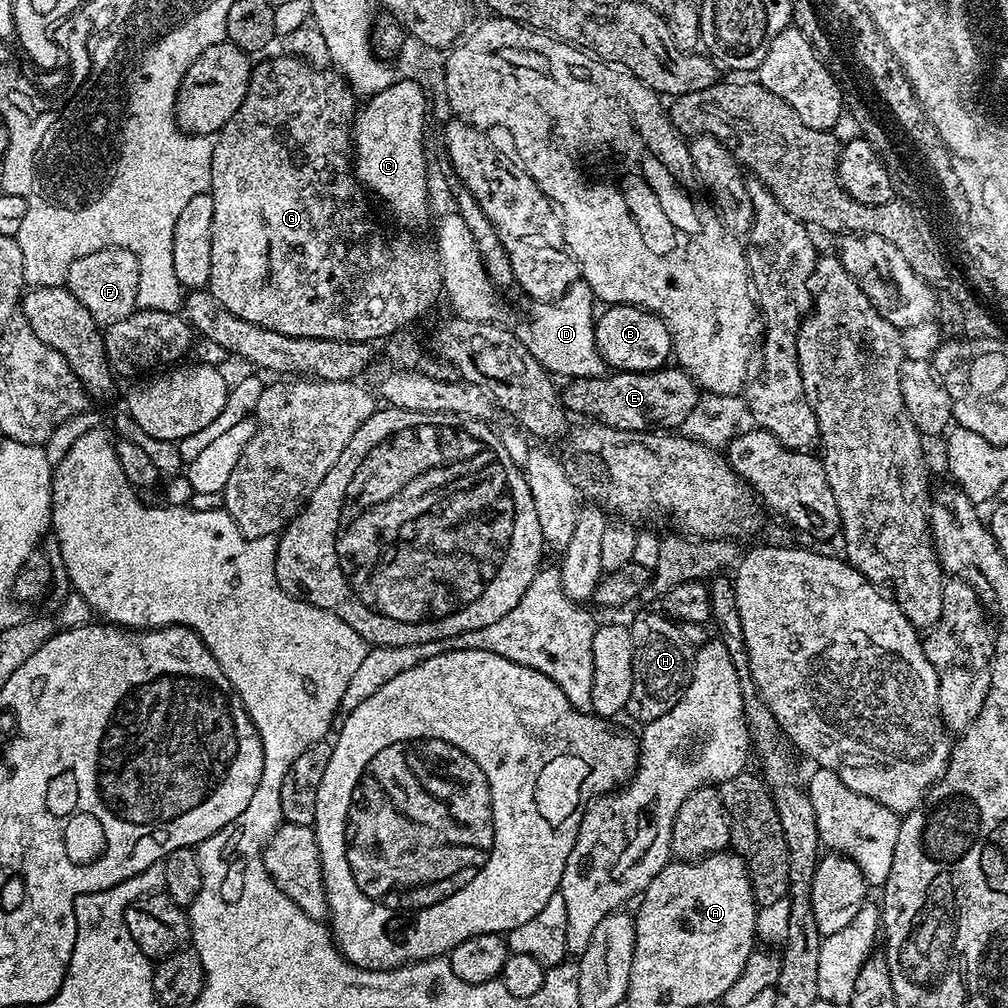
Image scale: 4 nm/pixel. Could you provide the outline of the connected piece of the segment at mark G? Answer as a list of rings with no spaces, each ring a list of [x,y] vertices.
[[[279,54],[273,60],[268,60],[265,64],[257,63],[252,74],[252,83],[248,86],[248,93],[242,102],[242,106],[238,106],[238,110],[234,114],[234,118],[230,118],[230,122],[226,122],[226,126],[220,129],[216,143],[212,145],[212,187],[210,189],[214,198],[214,226],[212,227],[212,241],[210,242],[210,282],[207,291],[212,293],[214,299],[222,306],[226,306],[226,310],[230,310],[230,314],[234,314],[238,318],[246,318],[246,322],[254,322],[263,328],[269,328],[275,332],[281,332],[287,336],[297,336],[298,338],[322,338],[323,340],[353,340],[354,342],[377,342],[383,341],[385,338],[394,335],[396,332],[405,331],[419,316],[424,316],[436,304],[436,299],[441,299],[444,290],[444,275],[440,272],[440,262],[435,251],[432,252],[424,244],[419,244],[412,236],[383,236],[378,229],[372,225],[372,220],[368,217],[368,200],[365,189],[359,180],[356,179],[354,171],[354,125],[356,123],[356,113],[358,111],[357,93],[353,87],[344,79],[336,70],[329,68],[316,68],[307,61],[297,56]]]

